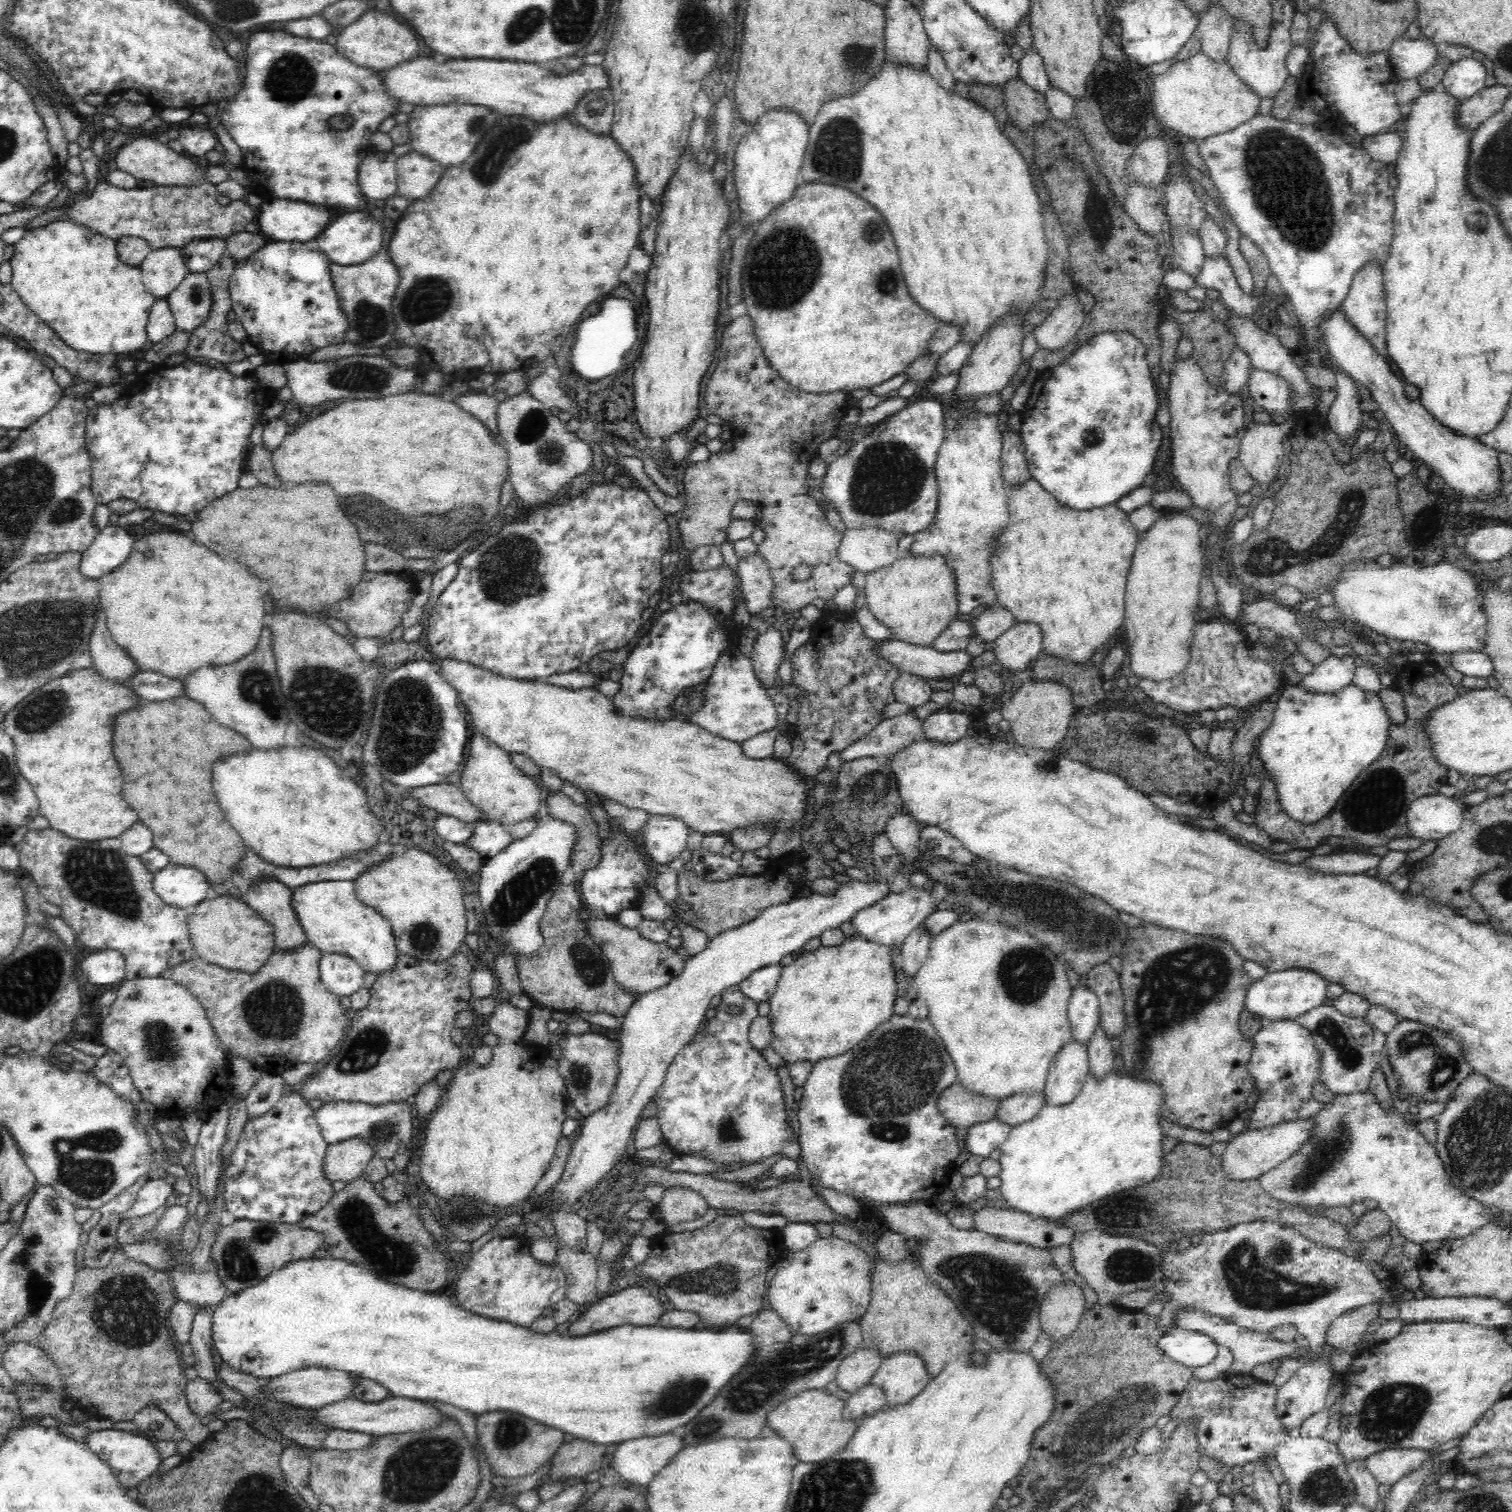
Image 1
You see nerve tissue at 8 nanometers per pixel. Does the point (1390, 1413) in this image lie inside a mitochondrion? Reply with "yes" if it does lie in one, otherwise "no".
yes

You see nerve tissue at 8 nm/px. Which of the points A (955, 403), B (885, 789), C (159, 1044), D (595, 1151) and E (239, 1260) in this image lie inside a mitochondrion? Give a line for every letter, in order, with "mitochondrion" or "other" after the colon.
A: other
B: mitochondrion
C: mitochondrion
D: other
E: mitochondrion

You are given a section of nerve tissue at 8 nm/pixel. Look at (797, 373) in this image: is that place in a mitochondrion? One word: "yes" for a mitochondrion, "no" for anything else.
no

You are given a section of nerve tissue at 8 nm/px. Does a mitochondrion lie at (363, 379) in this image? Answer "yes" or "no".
yes

